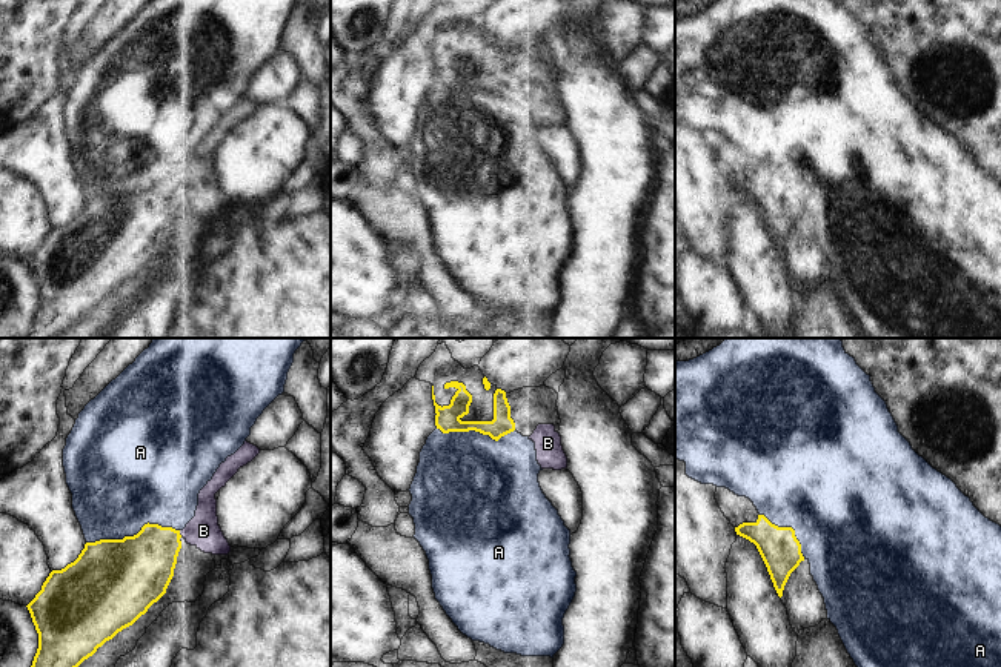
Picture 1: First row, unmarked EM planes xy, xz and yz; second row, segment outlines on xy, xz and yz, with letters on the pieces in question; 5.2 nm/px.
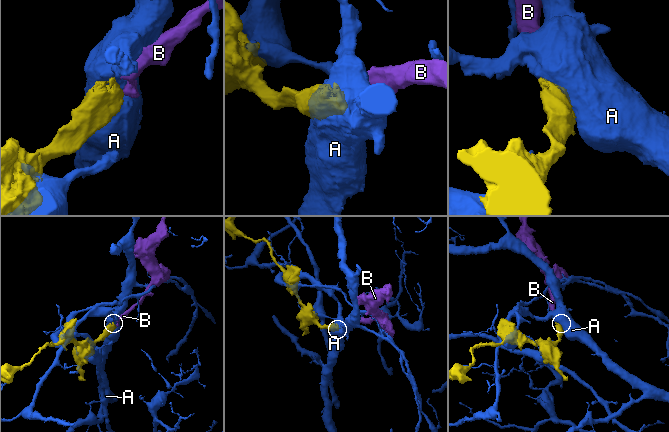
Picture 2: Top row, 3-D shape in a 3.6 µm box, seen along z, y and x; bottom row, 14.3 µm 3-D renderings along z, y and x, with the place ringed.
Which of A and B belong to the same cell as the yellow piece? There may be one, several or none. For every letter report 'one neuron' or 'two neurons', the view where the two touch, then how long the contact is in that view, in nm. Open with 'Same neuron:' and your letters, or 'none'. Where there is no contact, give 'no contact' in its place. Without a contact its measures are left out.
Same neuron: B
A: two neurons; contact in xy; length 500 nm
B: one neuron; contact in xy; length 40 nm

